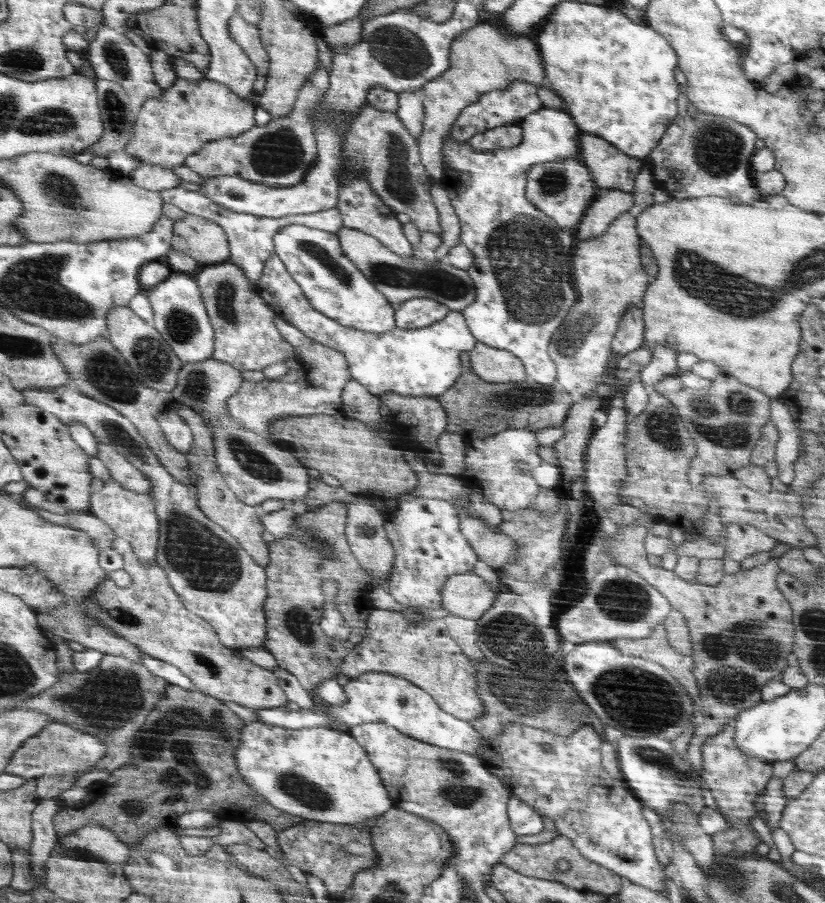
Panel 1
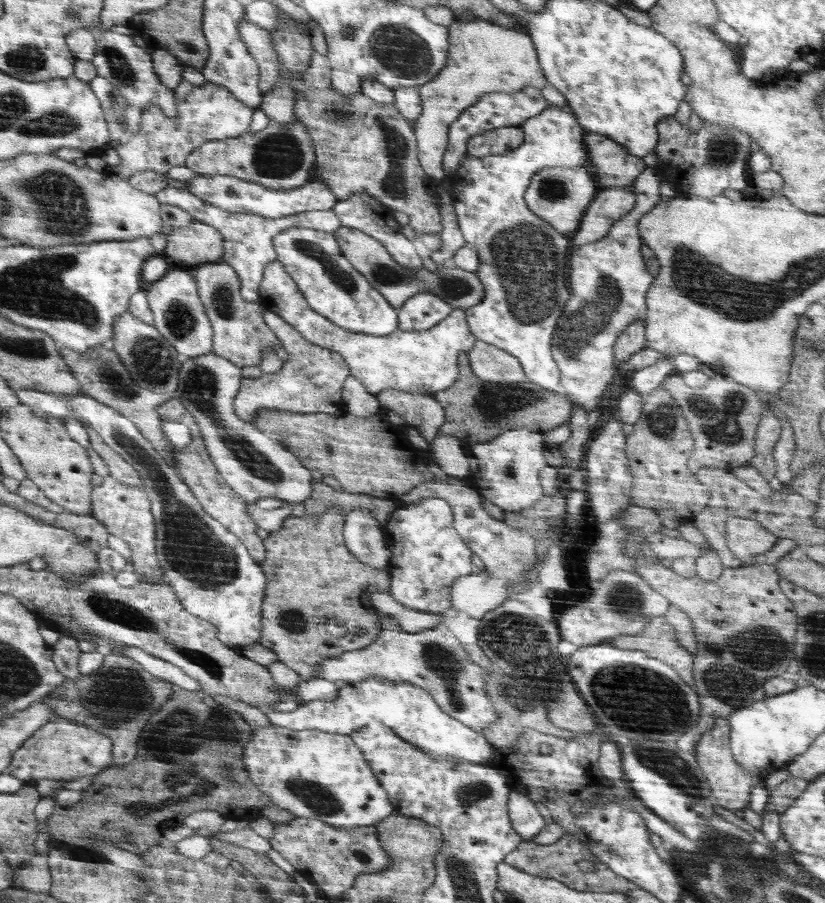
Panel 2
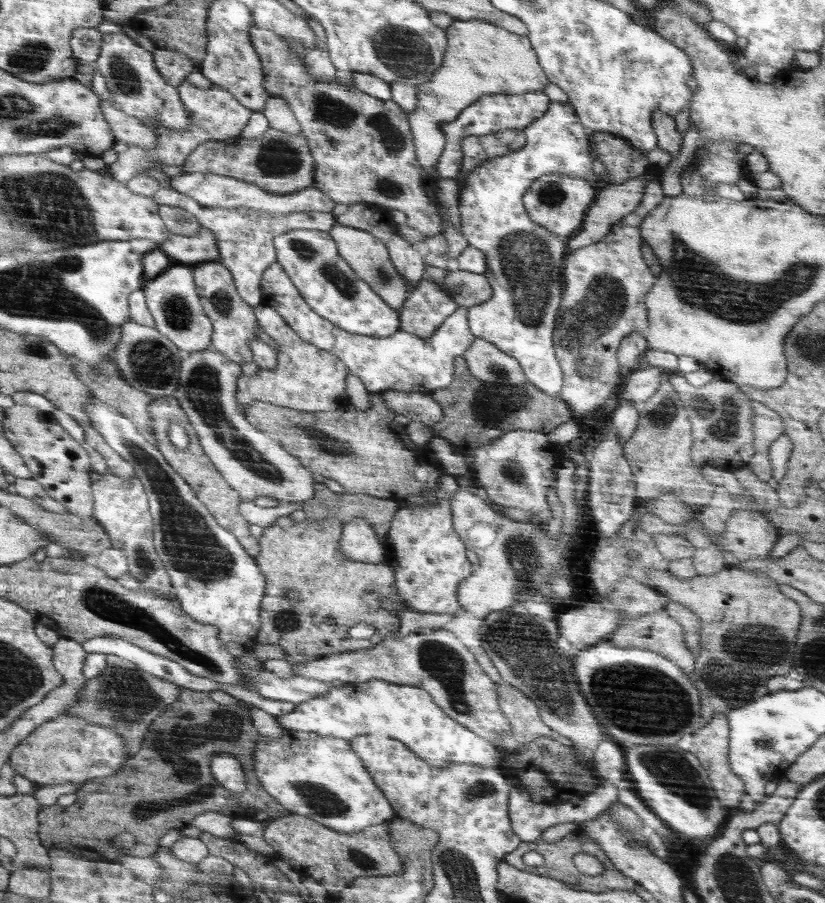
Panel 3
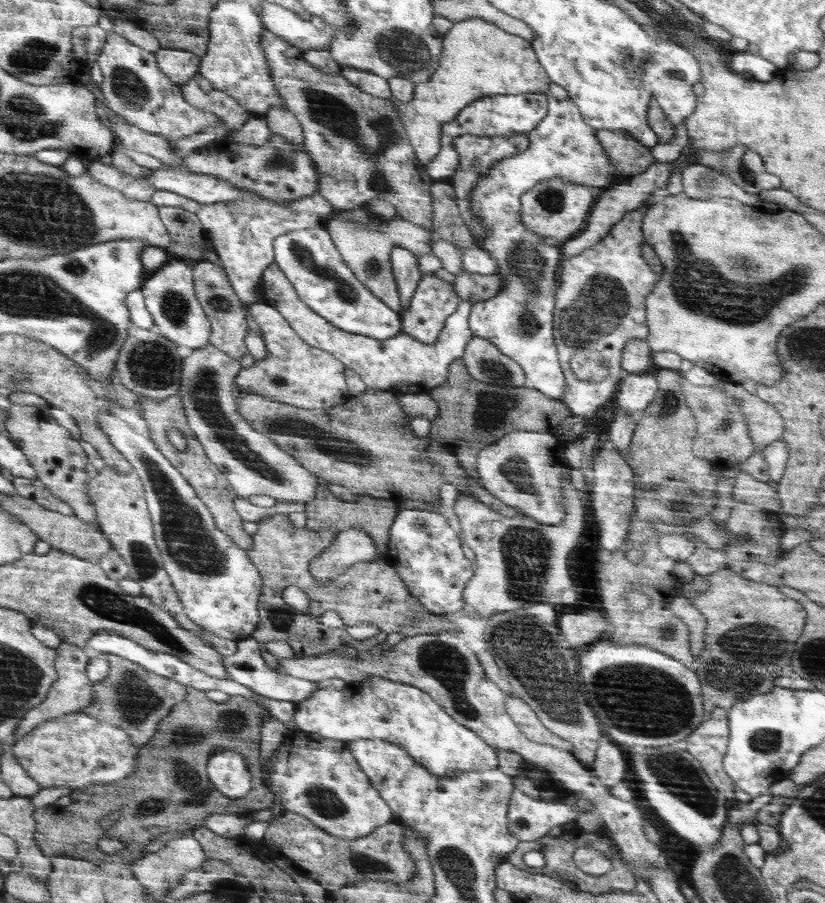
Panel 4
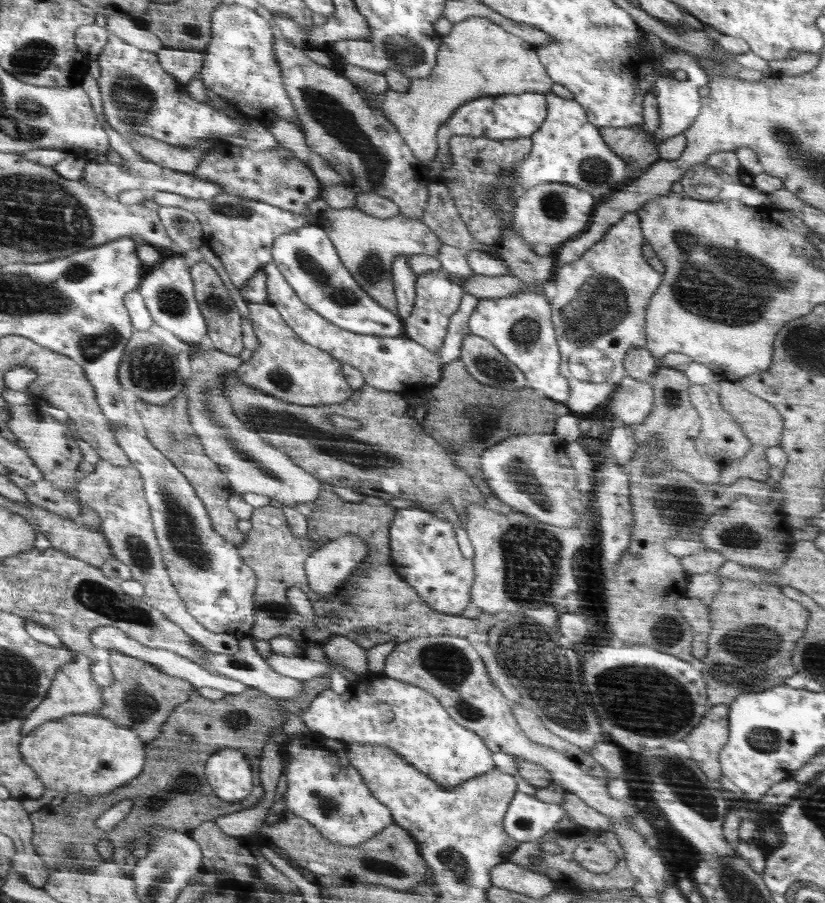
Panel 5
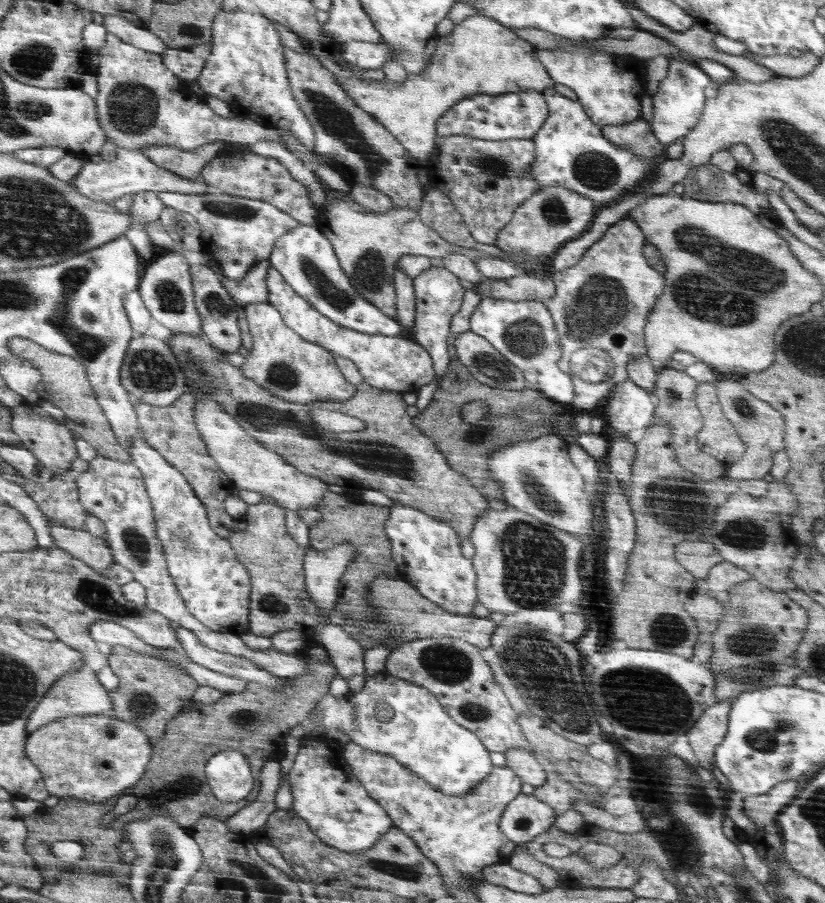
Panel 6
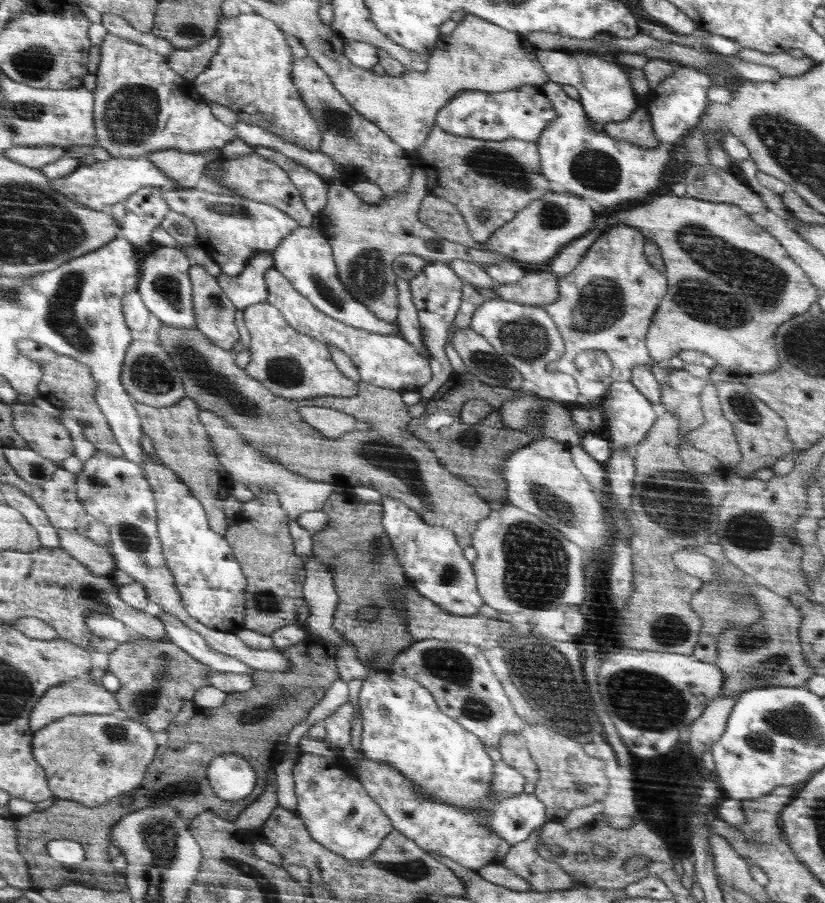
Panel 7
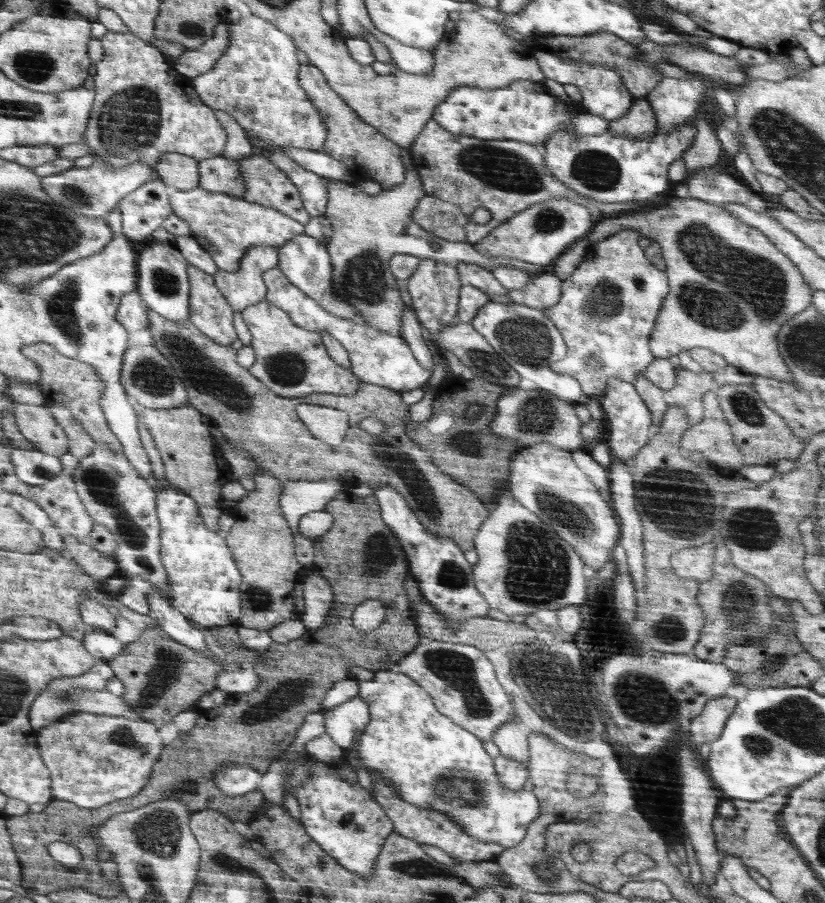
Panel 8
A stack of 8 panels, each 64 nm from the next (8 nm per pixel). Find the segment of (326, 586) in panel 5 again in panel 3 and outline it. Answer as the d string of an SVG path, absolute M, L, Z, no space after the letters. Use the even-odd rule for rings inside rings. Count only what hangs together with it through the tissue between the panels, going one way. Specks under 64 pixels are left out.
M365 518L352 519L343 525L341 550L349 560L370 564L384 562L386 554L385 544L380 543L378 534Z

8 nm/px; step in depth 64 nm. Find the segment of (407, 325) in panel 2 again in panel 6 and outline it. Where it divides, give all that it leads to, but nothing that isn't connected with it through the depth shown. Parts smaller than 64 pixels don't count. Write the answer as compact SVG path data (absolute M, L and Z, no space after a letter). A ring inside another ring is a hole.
M442 265L433 266L421 272L414 280L415 292L415 321L411 330L414 340L423 345L429 353L431 353L434 361L434 369L436 372L436 380L428 383L422 390L418 392L417 400L414 408L422 414L426 410L434 391L437 390L438 383L447 375L451 359L449 357L446 338L450 335L451 322L453 316L460 310L465 288L458 281L458 277Z

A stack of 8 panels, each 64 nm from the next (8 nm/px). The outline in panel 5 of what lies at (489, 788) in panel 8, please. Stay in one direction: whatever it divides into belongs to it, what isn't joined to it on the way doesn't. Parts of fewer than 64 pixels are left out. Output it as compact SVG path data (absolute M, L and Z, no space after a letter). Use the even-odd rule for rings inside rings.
M367 671L362 678L361 683L350 686L342 694L327 689L316 696L300 716L309 730L321 732L325 737L341 738L347 743L379 744L394 748L396 752L402 753L404 760L410 761L420 772L426 773L444 788L460 786L463 782L488 772L490 768L494 769L492 754L483 737L452 720L447 709L432 693L418 686L385 677L382 673ZM517 792L507 808L504 829L518 844L540 839L567 815L563 805L548 804L534 795Z

